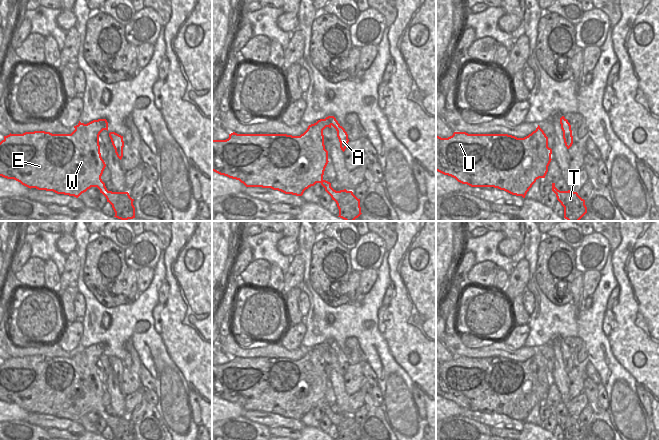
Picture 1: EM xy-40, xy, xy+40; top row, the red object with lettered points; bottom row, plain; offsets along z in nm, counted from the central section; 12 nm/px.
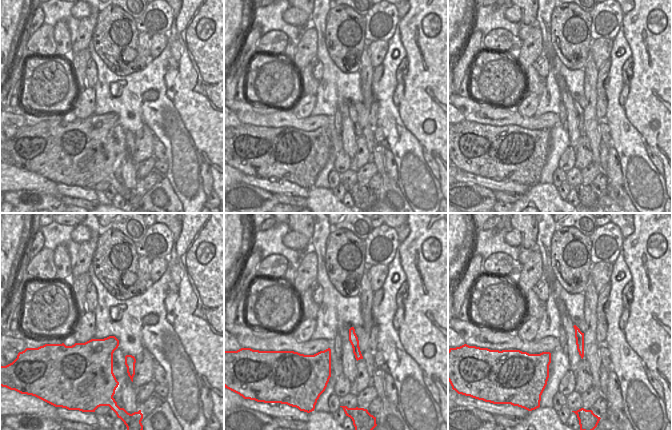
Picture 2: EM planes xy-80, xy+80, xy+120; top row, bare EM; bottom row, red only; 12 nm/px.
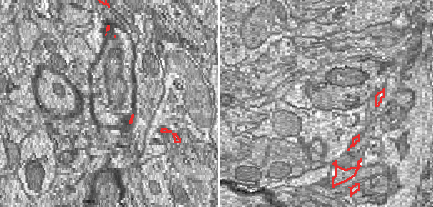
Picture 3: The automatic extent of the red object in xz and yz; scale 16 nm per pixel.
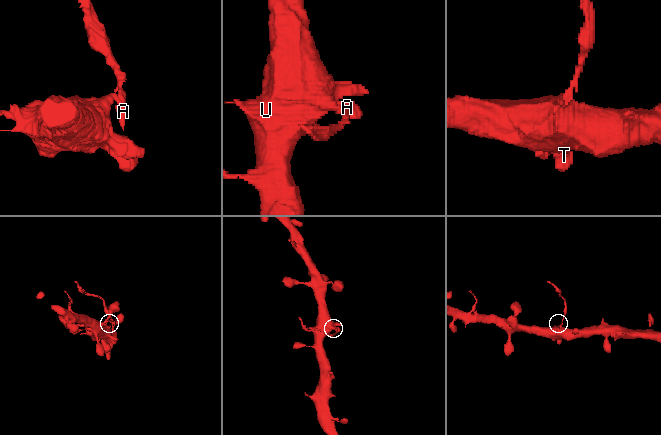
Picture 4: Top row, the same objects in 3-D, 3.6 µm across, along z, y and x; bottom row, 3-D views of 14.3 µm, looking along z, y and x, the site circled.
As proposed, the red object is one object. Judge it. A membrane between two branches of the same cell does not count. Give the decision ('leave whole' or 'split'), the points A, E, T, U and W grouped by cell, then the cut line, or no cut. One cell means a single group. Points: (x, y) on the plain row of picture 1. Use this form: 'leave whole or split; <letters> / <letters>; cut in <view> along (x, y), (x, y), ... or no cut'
split; A / E T U W; cut in xy along (325, 342), (331, 348)

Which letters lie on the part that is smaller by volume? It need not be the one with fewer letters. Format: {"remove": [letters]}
{"remove": ["A"]}

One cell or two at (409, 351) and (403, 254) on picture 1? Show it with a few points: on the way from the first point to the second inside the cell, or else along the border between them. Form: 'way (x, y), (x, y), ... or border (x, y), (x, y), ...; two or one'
way (409, 327), (409, 278); one

